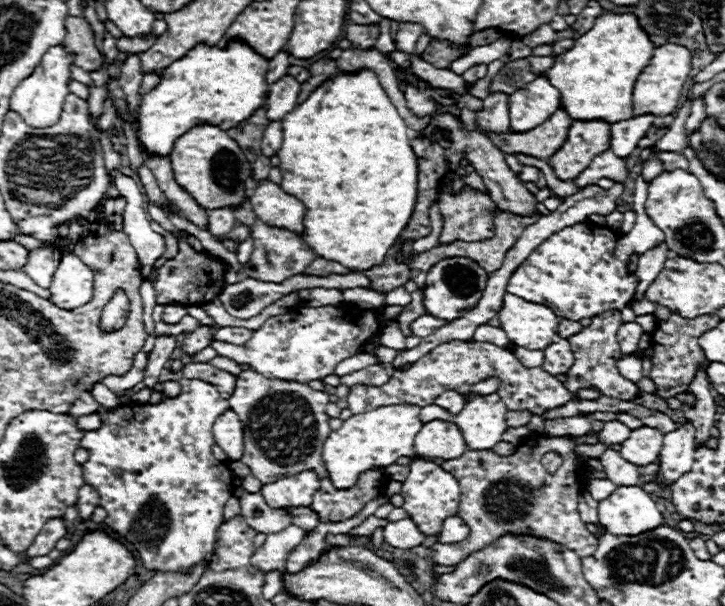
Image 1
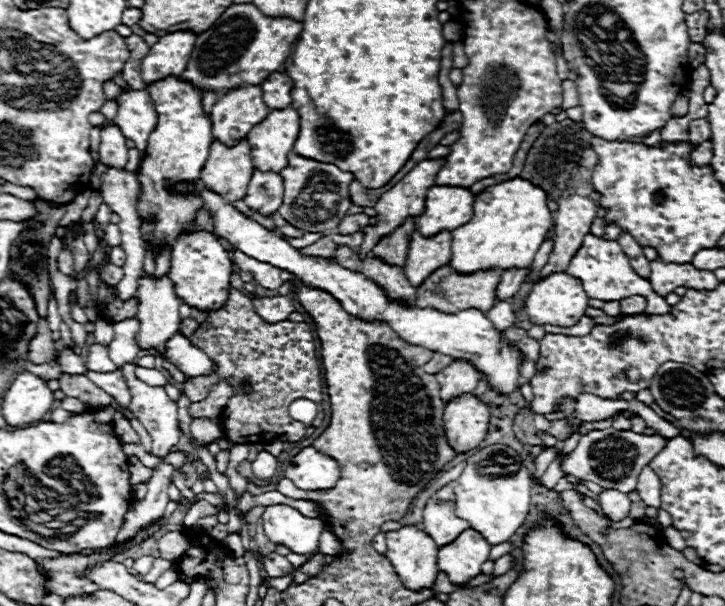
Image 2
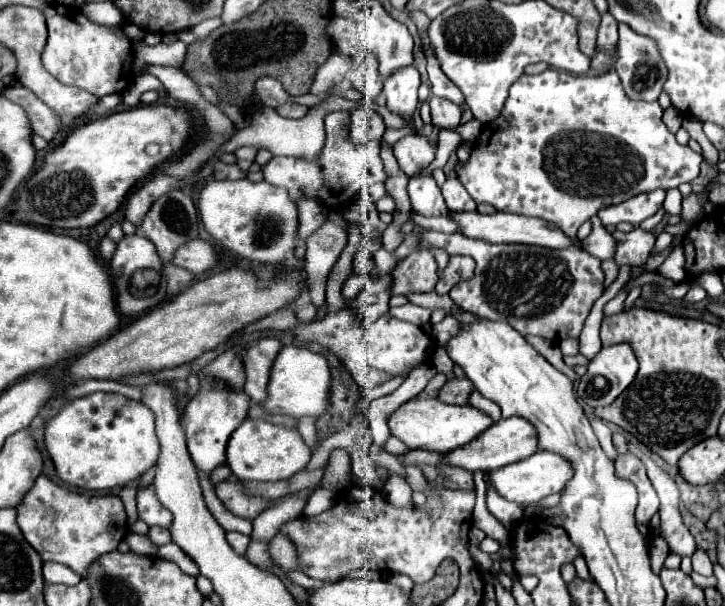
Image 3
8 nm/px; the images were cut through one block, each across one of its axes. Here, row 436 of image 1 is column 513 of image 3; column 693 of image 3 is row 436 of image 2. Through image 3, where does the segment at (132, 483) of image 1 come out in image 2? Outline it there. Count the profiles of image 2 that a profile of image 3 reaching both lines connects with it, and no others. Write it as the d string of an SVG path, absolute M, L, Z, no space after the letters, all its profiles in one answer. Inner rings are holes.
M132 362L122 366L122 374L126 378L126 386L128 386L130 396L132 396L130 412L134 414L134 418L138 418L142 422L142 426L150 434L150 438L152 438L152 454L154 456L166 456L178 444L178 440L180 440L176 404L166 396L166 390L162 386L148 386L146 382L138 380L134 370L136 370L136 364L132 364Z

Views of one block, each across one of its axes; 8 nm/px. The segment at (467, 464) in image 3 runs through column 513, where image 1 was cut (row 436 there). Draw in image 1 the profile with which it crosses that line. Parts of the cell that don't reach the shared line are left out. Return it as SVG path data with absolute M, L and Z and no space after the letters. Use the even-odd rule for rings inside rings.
M426 422L416 436L414 448L420 456L442 460L460 458L468 450L454 422Z

